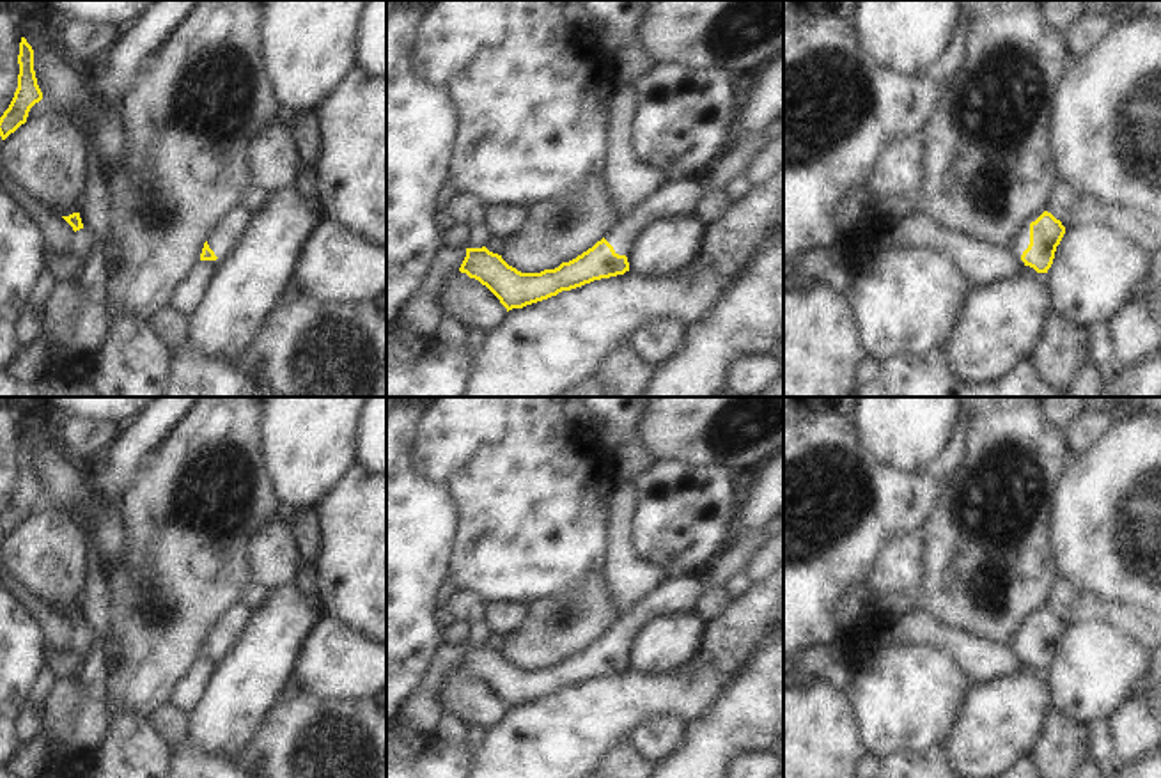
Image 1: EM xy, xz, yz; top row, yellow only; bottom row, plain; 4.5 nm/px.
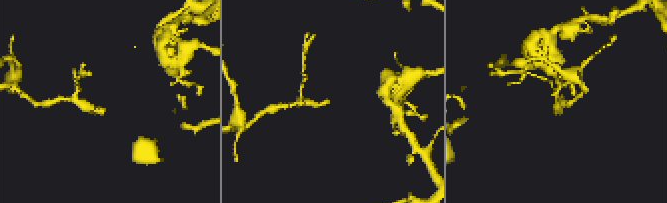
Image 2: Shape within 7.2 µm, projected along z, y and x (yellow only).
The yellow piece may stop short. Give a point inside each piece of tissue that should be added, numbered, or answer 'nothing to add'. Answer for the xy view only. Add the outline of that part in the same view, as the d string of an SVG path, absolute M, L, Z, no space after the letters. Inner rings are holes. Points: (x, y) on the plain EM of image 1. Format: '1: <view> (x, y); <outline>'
1: xy (224, 635); M243 603L232 604L223 611L207 634L207 642L218 656L223 656L236 647L250 615L252 608Z

